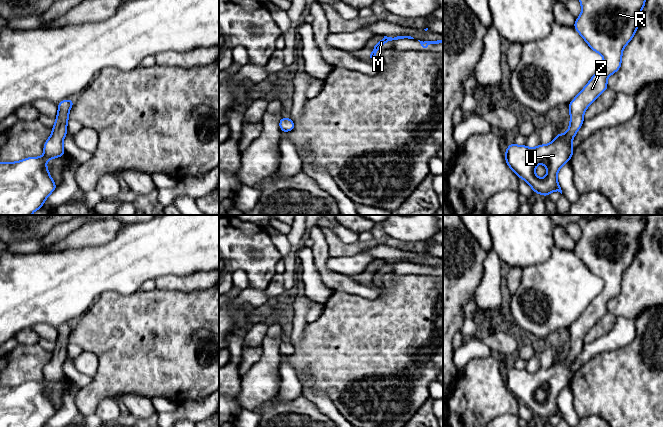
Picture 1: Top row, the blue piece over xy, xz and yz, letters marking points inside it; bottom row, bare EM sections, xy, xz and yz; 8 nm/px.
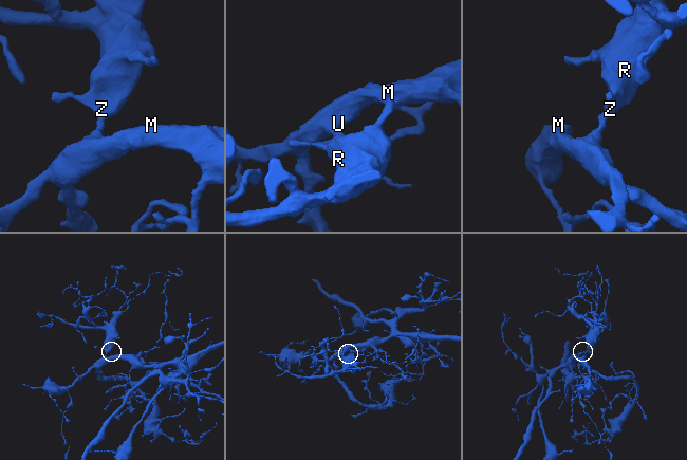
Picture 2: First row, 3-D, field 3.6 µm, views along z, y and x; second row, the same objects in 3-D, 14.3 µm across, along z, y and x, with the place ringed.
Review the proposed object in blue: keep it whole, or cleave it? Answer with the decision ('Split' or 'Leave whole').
Leave whole

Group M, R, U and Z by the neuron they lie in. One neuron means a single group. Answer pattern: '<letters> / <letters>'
M R U Z

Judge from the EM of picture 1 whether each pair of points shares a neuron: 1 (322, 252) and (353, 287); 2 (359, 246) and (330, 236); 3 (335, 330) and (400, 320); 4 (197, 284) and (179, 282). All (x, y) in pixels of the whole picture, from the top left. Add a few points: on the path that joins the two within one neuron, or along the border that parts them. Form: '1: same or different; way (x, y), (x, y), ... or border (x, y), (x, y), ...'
1: same; way (322, 264), (322, 269), (334, 281), (341, 282)
2: same; way (352, 247), (341, 247), (337, 243)
3: same; way (351, 330), (384, 330)
4: same; way (193, 283), (183, 283)

